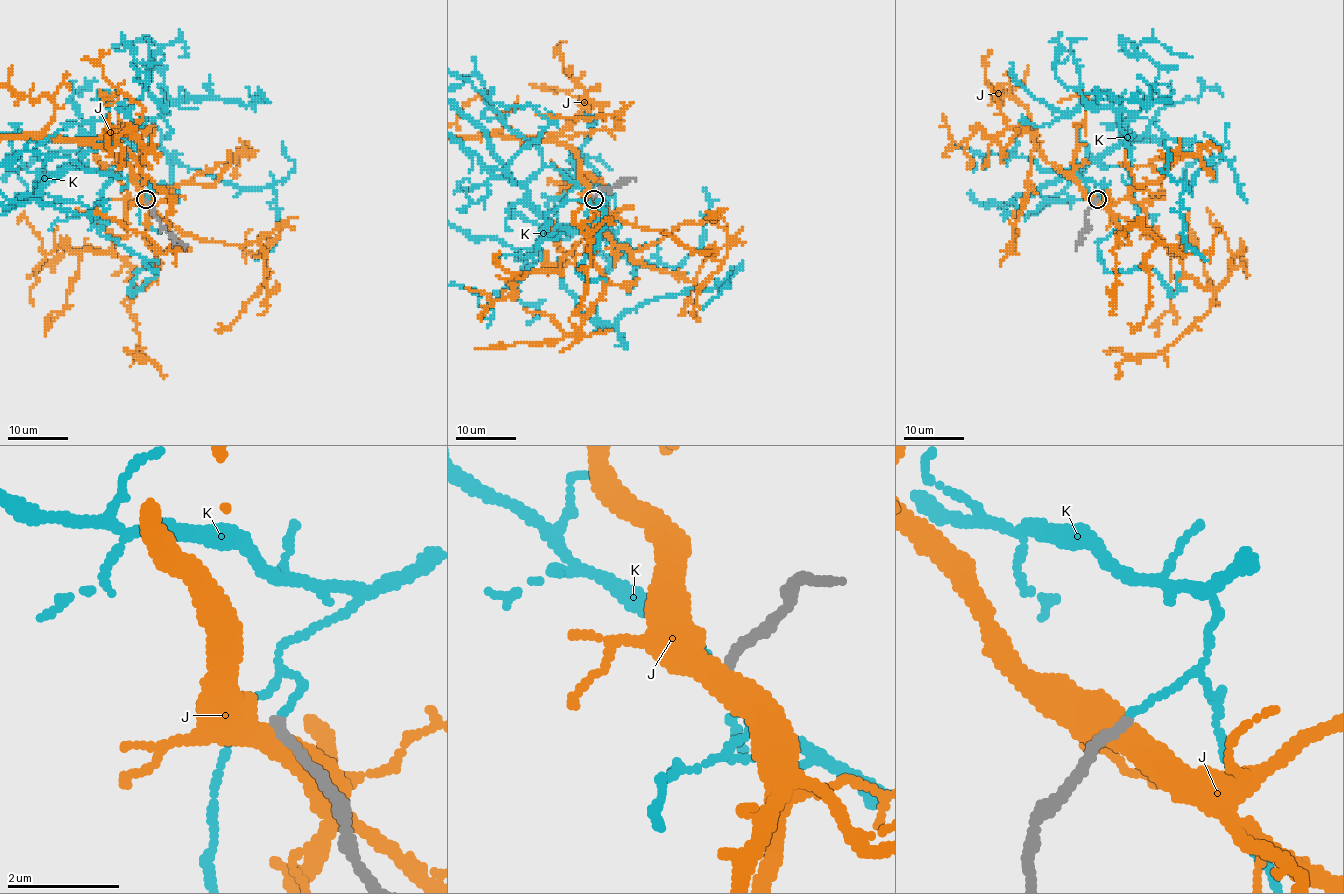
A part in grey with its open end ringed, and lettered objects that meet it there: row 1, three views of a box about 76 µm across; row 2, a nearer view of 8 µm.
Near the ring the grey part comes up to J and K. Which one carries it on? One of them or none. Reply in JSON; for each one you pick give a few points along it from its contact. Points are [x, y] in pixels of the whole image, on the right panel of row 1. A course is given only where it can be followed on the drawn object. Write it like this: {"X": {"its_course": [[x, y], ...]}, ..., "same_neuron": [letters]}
{"same_neuron": []}

